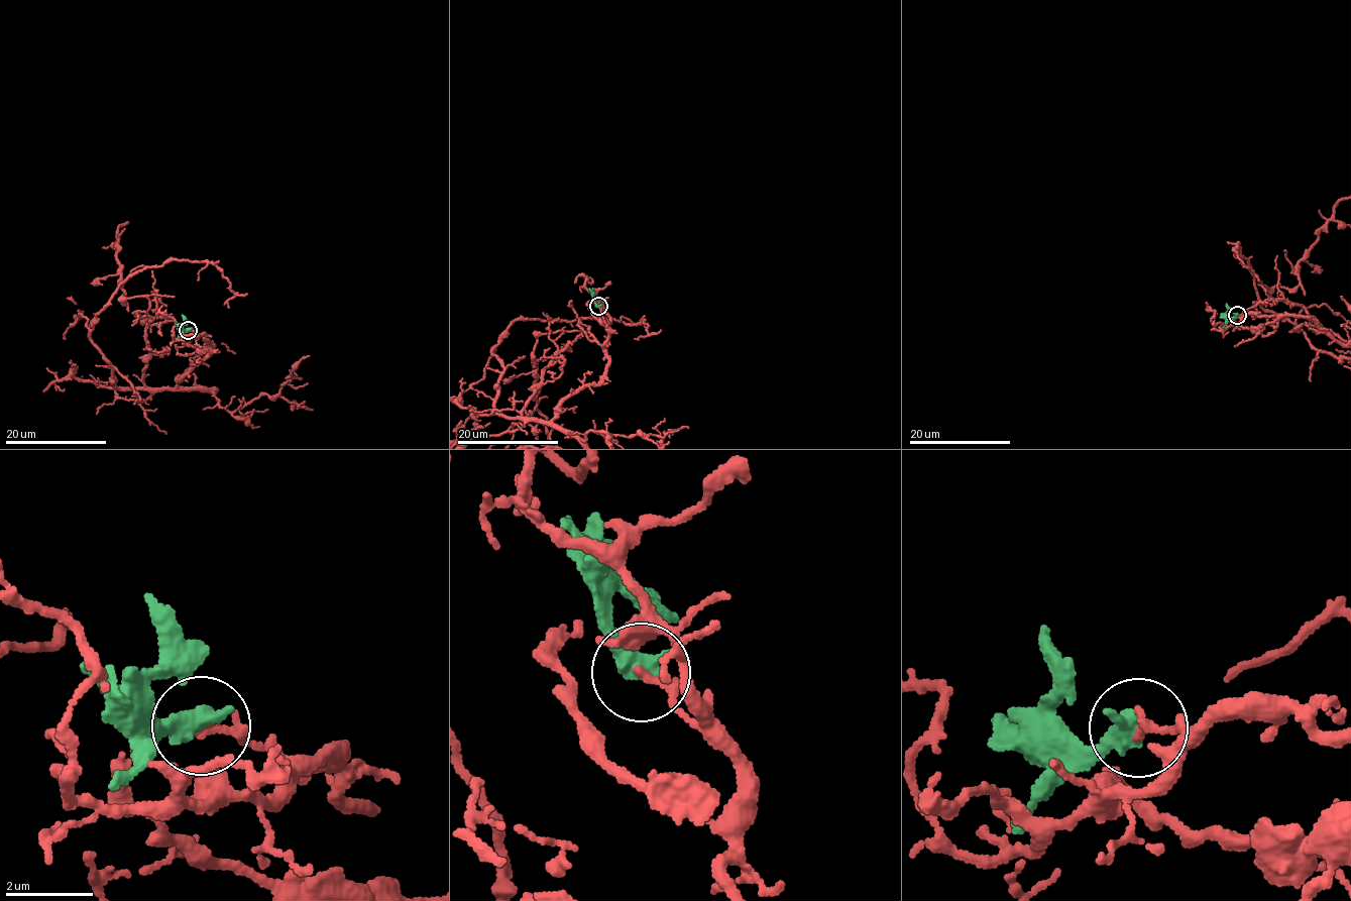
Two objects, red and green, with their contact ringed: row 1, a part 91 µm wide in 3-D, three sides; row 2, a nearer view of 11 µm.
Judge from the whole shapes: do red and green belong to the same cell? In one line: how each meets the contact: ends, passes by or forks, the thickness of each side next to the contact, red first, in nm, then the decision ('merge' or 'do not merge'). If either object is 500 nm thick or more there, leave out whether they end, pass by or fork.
170/550 nm | do not merge

